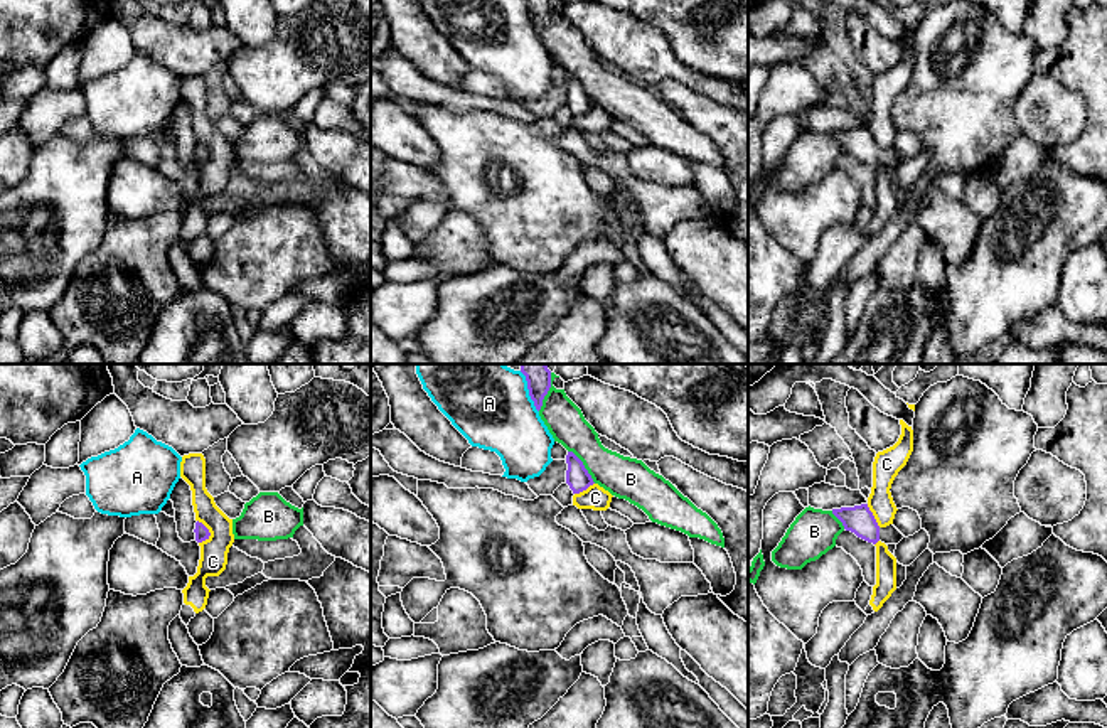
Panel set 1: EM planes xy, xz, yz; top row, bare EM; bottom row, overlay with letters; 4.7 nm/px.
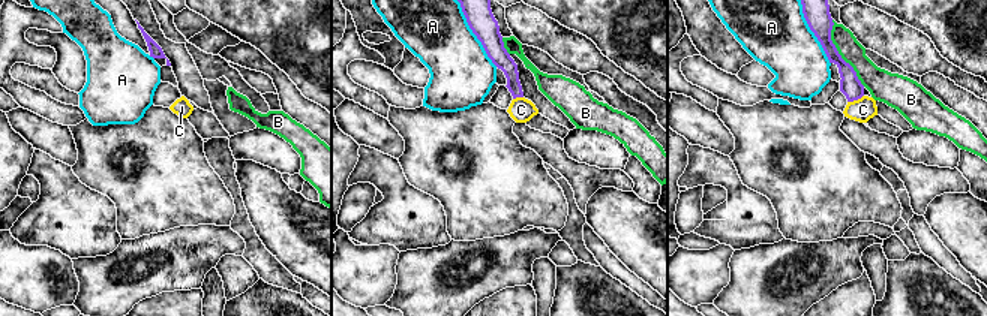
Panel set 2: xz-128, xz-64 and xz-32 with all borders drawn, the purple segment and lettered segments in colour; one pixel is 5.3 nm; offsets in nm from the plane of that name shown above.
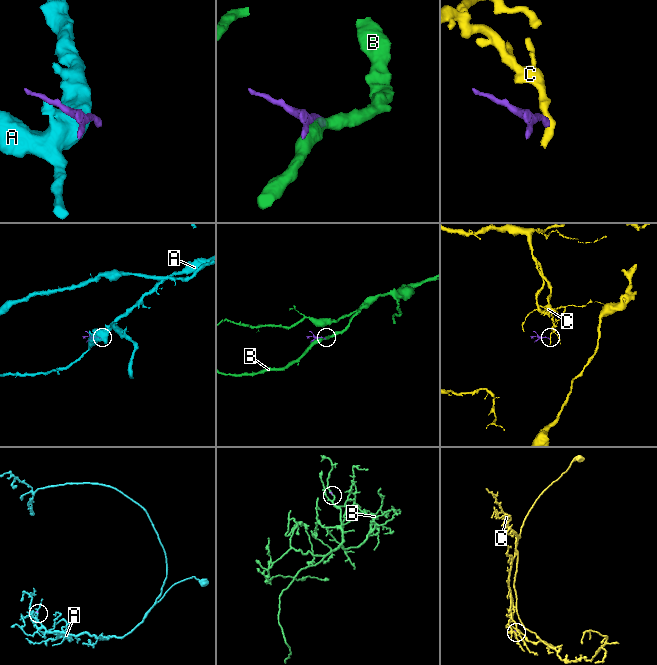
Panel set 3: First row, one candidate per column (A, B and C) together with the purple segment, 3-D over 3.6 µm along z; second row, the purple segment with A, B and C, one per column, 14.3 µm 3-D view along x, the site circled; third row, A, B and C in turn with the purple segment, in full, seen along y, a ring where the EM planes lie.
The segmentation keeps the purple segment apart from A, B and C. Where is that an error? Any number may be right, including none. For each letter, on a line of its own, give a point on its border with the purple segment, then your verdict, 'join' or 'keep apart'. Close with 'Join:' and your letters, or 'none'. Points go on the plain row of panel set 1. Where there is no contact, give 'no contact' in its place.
A: meets purple in xz at (529, 17); keep apart
B: meets purple in xz at (583, 88); keep apart
C: meets purple in xy at (208, 154); keep apart
Join: none

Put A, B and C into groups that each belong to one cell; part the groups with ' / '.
A / B / C

